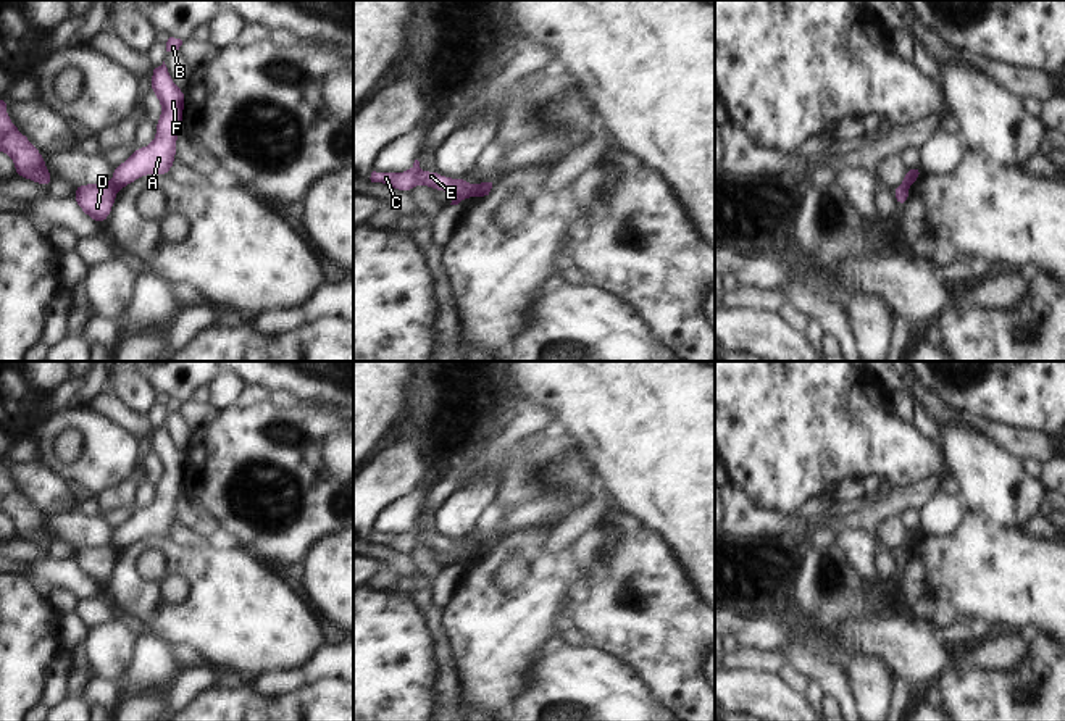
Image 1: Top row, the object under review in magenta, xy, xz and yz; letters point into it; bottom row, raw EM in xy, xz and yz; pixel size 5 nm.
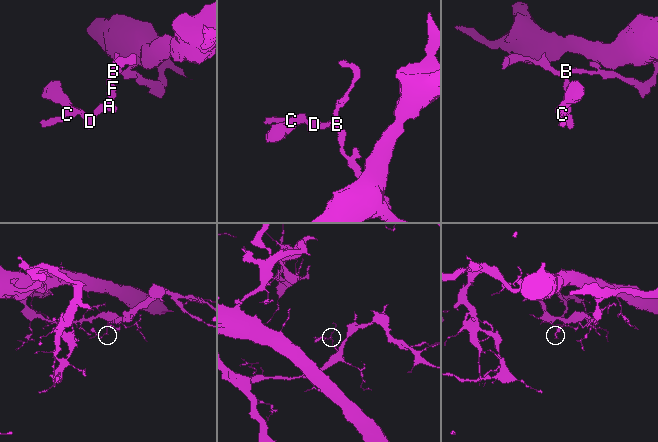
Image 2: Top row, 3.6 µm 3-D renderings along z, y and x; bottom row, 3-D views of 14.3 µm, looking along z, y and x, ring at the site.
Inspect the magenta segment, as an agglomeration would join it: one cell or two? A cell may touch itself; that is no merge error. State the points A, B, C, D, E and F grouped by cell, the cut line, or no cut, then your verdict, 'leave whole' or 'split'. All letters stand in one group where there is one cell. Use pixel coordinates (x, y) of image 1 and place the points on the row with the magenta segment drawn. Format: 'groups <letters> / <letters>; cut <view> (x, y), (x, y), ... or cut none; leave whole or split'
groups A B F / C D E; cut xz (476, 186), (471, 195); split

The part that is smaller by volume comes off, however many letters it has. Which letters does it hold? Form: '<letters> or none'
C, D, E

